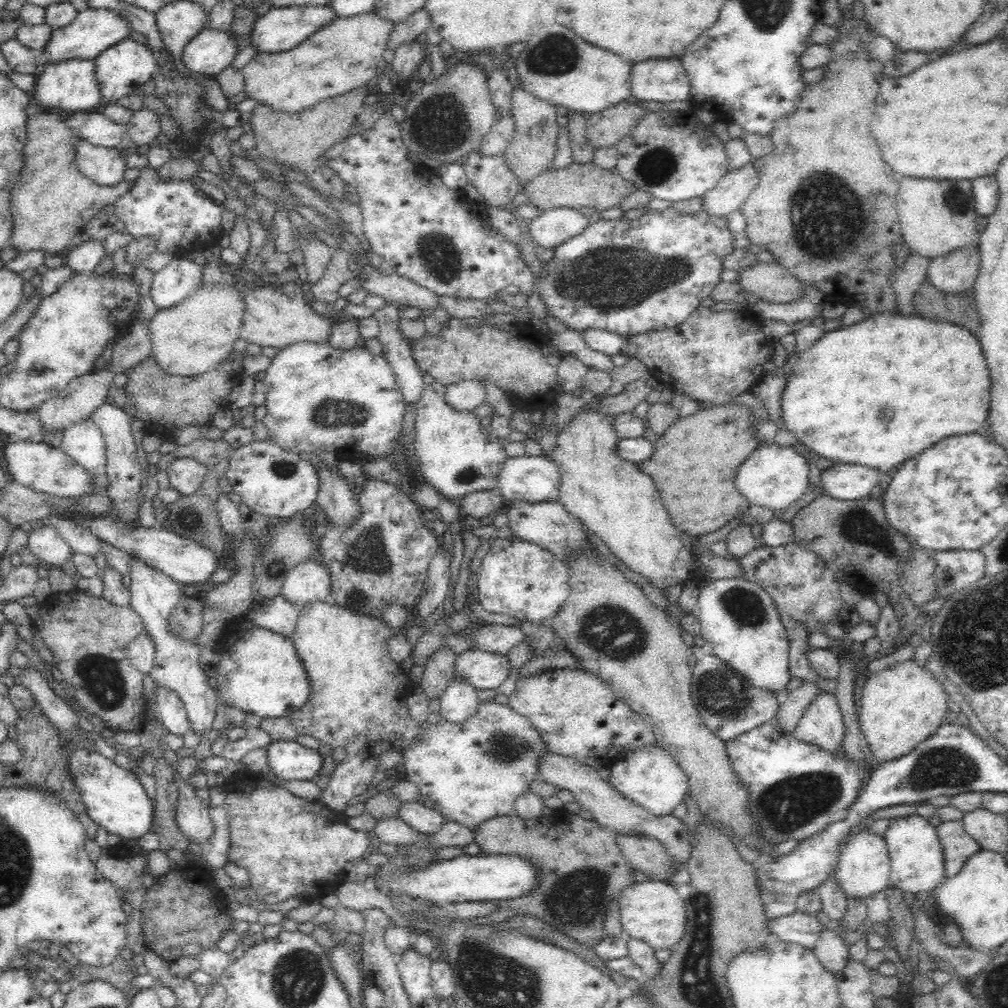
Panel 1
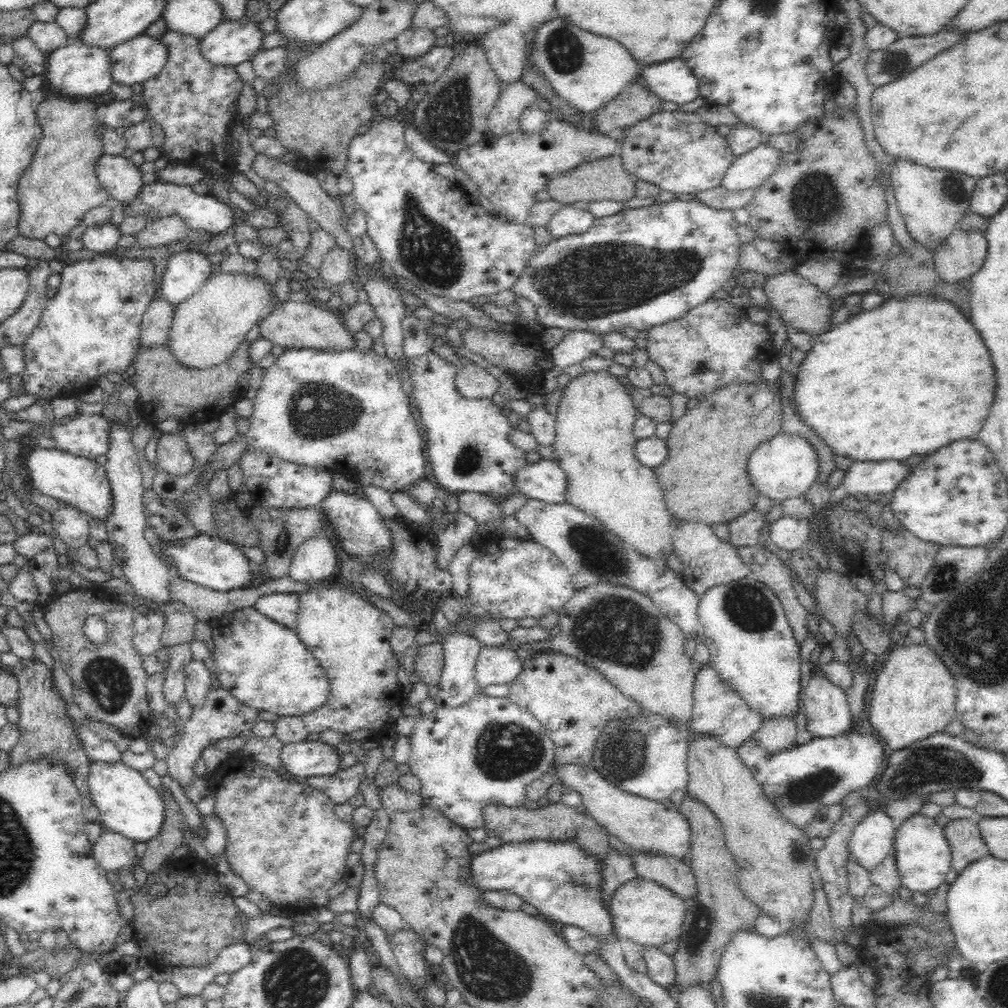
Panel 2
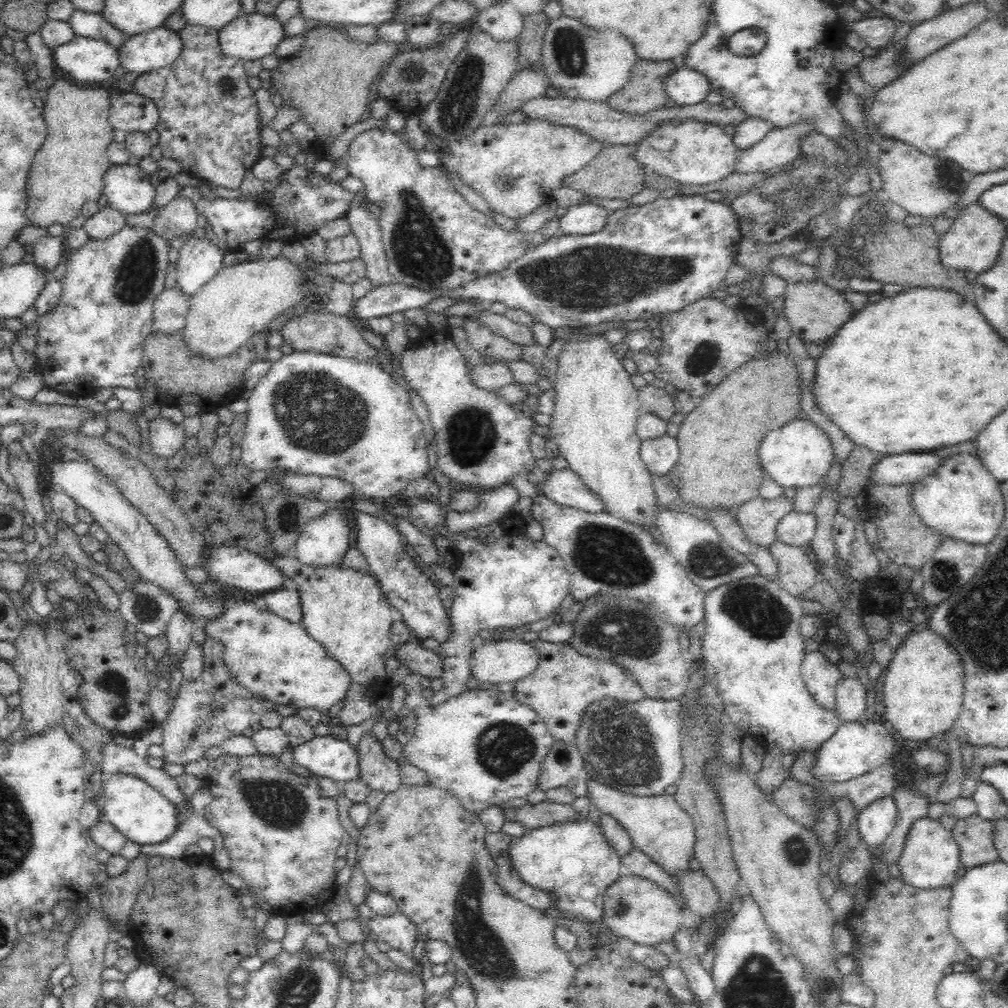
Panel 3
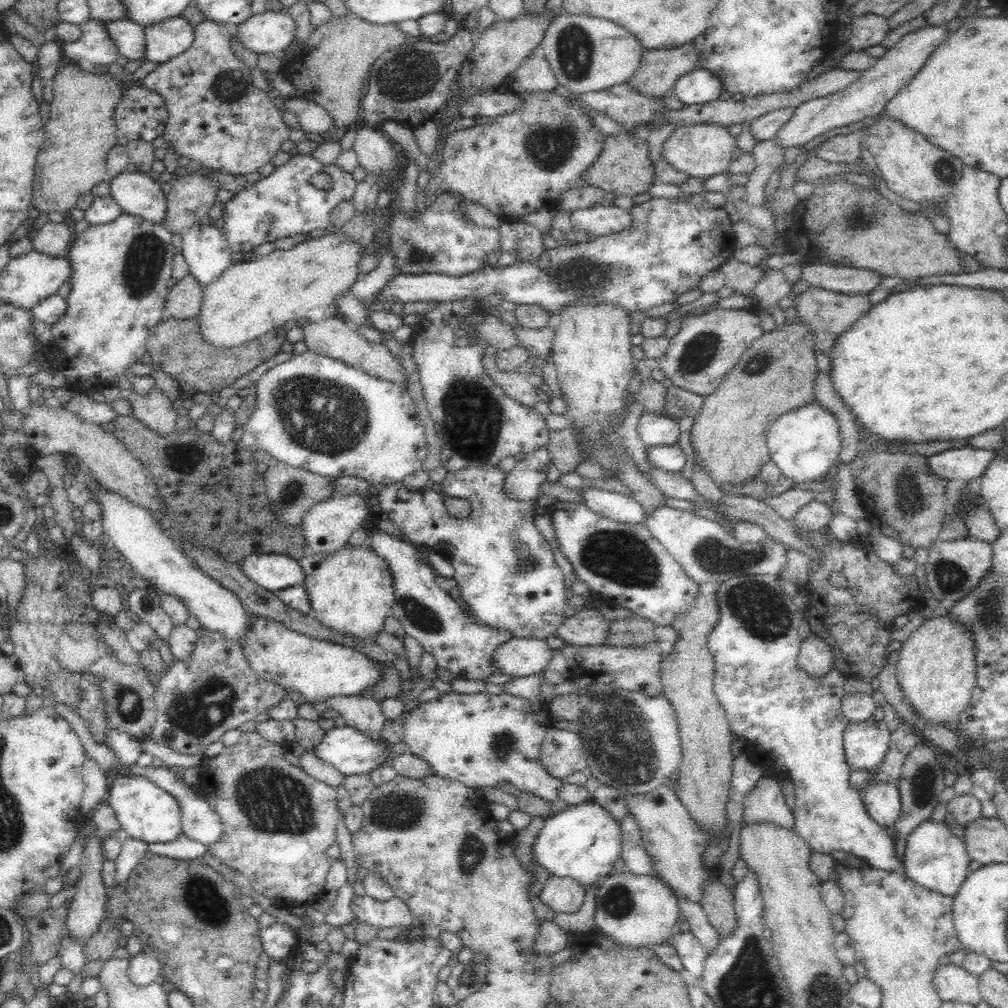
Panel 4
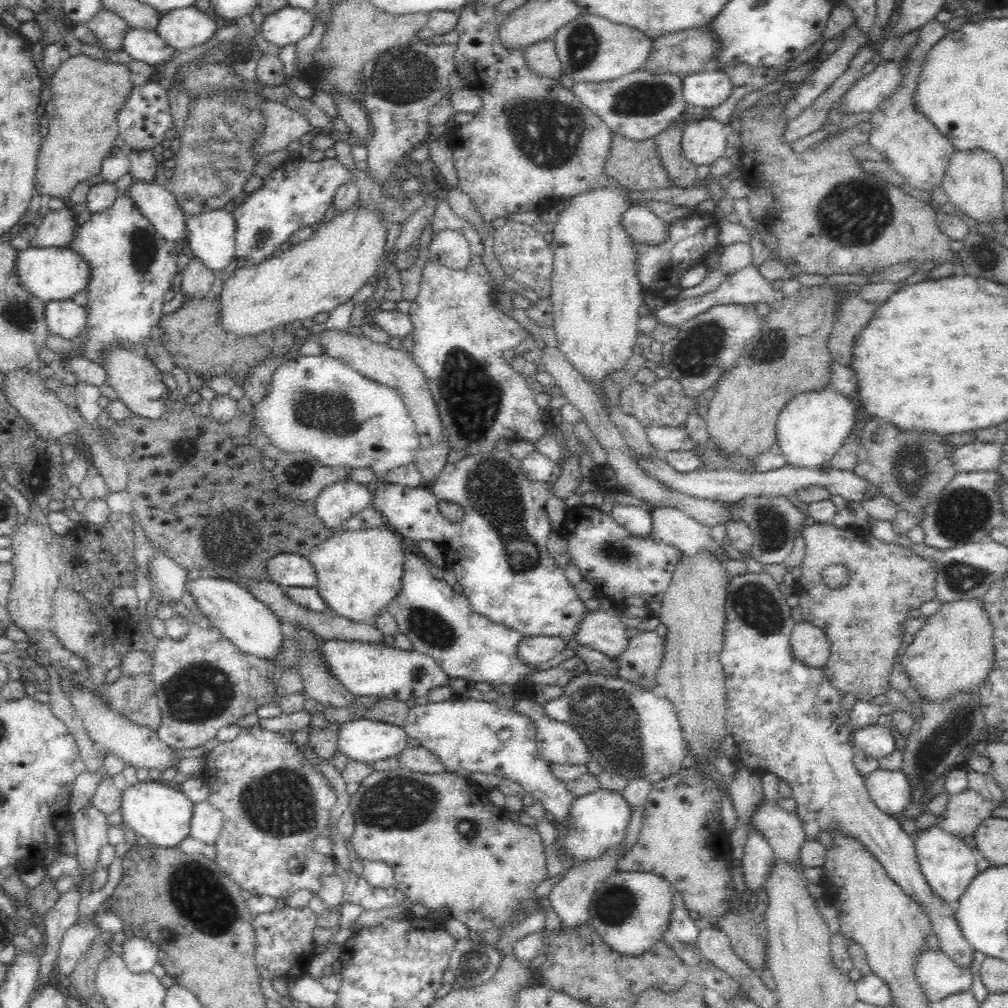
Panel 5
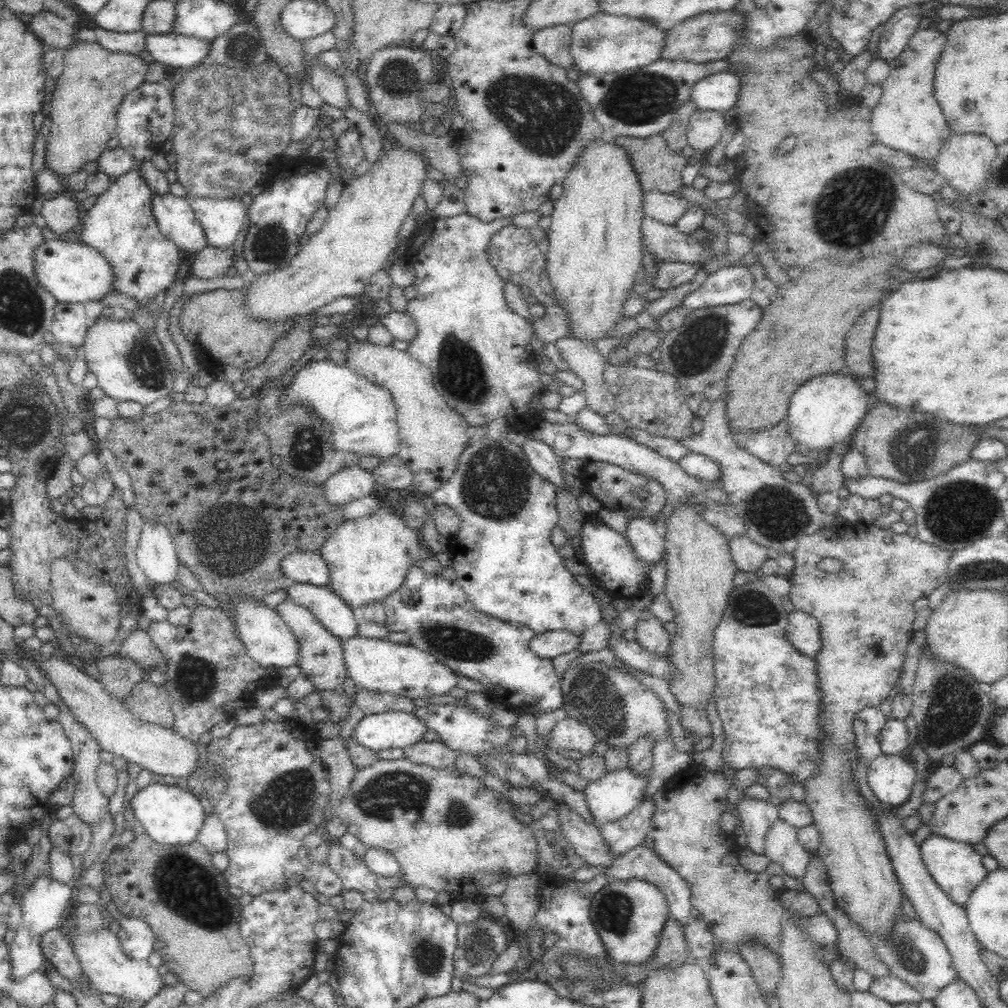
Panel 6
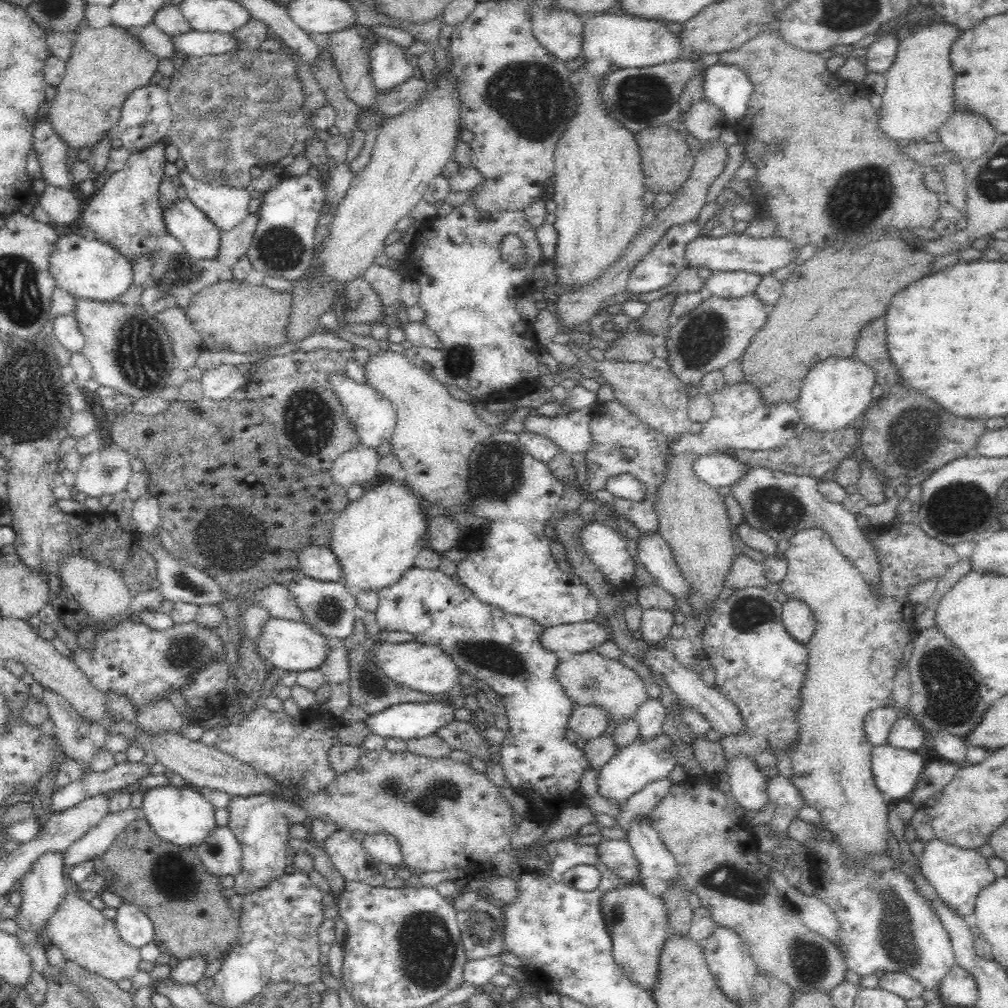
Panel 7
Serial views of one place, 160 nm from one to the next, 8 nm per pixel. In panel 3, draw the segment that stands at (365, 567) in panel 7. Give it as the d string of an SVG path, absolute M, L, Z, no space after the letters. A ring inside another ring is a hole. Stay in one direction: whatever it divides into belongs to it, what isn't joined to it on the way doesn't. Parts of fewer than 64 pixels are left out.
M291 554L266 561L296 583L302 609L300 626L348 673L350 684L340 700L343 706L338 714L338 723L354 726L380 714L376 701L390 687L387 684L385 654L392 644L389 632L393 621L392 608L377 578L341 565L312 567L300 564Z

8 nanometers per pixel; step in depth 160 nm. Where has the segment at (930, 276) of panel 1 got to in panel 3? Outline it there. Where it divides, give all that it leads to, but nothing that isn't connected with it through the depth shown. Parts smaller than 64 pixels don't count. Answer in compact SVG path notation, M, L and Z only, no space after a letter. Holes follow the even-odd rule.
M976 202L965 206L961 214L953 218L950 228L940 235L938 254L942 265L964 272L971 270L980 273L988 270L1000 254L1000 244L1006 228L1003 222L1001 217L988 212Z

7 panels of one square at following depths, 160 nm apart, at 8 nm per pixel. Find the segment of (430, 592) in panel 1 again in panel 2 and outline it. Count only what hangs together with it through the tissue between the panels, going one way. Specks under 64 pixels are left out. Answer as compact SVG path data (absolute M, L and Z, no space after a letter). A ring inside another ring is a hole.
M448 512L442 515L439 527L435 530L438 548L435 548L434 565L438 569L449 570L450 561L457 555L462 545L470 543L474 528L476 528L476 521L463 512Z

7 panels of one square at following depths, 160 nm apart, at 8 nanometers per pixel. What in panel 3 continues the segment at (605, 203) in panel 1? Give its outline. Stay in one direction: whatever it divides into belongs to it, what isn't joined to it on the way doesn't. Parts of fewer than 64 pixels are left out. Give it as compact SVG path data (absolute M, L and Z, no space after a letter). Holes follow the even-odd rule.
M636 143L603 146L599 154L584 168L564 178L562 186L576 189L589 197L630 199L646 186L648 176L648 172L634 159L634 150L636 150Z

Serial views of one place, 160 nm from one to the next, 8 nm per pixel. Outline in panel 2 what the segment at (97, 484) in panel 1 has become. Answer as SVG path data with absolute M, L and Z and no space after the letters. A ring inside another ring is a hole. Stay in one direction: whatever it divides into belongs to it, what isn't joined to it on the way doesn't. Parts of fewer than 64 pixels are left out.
M82 414L57 424L50 433L56 448L67 453L96 460L108 450L111 424L101 414Z

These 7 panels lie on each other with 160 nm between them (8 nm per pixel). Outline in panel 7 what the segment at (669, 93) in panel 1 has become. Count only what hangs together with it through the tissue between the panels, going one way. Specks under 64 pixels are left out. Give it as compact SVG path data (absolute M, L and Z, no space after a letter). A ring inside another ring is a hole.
M720 62L705 69L702 99L721 108L728 126L742 120L752 94L749 75L734 65Z

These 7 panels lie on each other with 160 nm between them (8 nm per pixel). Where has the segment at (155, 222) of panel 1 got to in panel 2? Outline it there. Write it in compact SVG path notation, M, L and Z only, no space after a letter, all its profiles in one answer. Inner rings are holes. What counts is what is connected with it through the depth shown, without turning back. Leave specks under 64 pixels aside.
M160 181L152 183L144 183L138 190L138 196L132 202L122 202L124 216L140 216L146 217L146 222L169 217L172 215L180 216L182 222L186 223L186 230L205 230L211 235L220 234L224 232L228 226L232 226L232 210L231 206L220 202L218 198L212 196L210 193L205 195L196 194L194 190L188 185L177 185L172 183L163 183Z

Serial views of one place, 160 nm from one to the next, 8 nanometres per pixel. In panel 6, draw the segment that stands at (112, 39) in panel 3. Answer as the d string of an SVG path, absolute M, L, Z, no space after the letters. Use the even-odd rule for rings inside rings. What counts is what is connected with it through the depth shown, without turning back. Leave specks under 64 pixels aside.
M176 33L144 34L144 51L163 66L188 68L198 64L210 48L210 41Z

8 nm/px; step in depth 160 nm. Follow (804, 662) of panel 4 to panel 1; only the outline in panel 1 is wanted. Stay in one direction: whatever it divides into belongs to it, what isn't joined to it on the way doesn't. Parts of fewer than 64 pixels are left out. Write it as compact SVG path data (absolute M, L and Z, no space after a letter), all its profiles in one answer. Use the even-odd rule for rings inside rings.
M820 693L804 711L793 735L834 756L844 736L844 721L835 695Z

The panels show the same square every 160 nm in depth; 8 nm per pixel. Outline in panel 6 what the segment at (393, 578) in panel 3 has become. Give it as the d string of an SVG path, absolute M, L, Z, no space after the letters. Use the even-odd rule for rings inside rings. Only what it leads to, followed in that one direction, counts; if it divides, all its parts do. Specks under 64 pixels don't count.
M419 564L412 565L402 586L382 601L386 609L386 627L391 632L406 632L410 637L410 645L435 656L457 675L478 680L490 690L500 688L500 692L504 690L510 694L524 693L524 705L513 708L519 715L527 712L536 717L544 710L562 708L561 681L554 671L552 659L541 659L528 649L528 642L535 633L530 628L501 622L497 618L478 612L468 600L463 588L455 581L448 581L441 574L428 574Z

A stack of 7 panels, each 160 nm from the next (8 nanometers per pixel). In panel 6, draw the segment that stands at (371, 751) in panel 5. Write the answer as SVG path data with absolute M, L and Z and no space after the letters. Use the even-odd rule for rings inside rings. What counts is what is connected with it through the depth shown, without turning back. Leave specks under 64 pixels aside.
M388 711L364 715L353 731L354 741L372 751L406 748L422 741L426 732L422 719L414 713Z

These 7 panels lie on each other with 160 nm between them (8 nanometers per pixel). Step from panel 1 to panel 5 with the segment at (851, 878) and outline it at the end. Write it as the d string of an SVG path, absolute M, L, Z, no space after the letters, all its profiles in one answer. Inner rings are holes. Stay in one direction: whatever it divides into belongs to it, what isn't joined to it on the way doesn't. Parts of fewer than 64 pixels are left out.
M876 769L864 779L870 799L886 816L898 817L912 800L910 783L900 769Z

